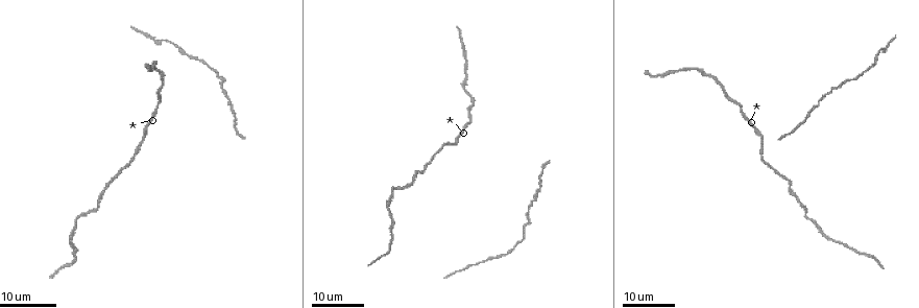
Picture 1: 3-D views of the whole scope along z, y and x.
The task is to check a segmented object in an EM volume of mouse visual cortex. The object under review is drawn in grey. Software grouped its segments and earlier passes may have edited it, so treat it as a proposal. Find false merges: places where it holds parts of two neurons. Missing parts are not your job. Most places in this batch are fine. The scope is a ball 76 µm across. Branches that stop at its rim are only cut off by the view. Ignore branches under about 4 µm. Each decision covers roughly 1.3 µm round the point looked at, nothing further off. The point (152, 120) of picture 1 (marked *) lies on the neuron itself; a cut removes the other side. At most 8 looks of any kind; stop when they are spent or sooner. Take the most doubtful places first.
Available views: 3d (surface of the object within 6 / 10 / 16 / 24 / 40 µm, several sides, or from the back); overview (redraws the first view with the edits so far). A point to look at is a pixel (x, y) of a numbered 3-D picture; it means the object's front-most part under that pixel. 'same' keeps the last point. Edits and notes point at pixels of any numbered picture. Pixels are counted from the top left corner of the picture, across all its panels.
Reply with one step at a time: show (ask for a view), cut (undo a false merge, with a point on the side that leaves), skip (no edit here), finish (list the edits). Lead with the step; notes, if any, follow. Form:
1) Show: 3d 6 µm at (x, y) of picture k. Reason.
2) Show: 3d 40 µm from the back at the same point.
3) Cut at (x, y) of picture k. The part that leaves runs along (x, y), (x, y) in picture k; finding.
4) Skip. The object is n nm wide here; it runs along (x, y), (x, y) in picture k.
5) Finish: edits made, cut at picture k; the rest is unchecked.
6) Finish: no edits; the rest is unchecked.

Show: 3d 24 µm at (876, 54) of picture 1. Sudden change in width.

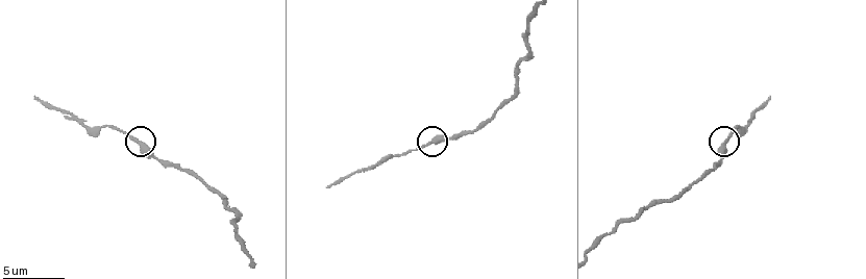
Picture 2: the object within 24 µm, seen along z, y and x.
Show: 3d 6 µm at (725, 140) of picture 2.

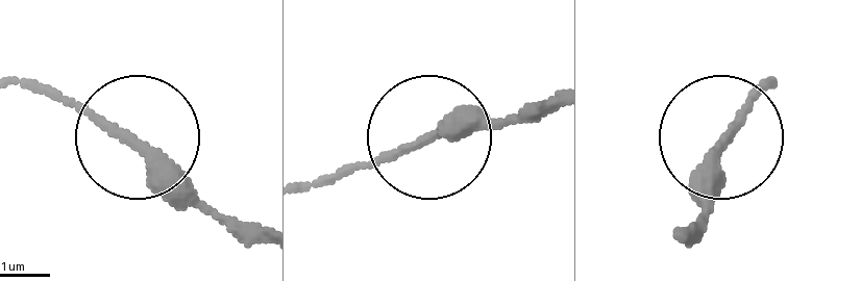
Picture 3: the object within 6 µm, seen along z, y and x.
Skip. It runs along (255, 245), (131, 132), (35, 87) in picture 3; one neuron here.

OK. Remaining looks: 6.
Show: 3d 24 µm at (851, 250) of picture 1. Narrows sharply.

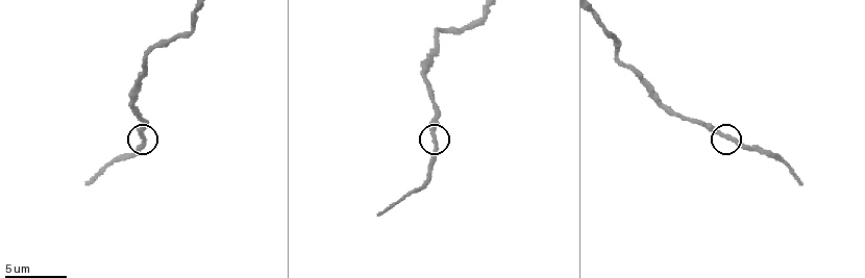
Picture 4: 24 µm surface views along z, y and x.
Show: 3d 10 µm at (435, 140) of picture 4. Zoom in.

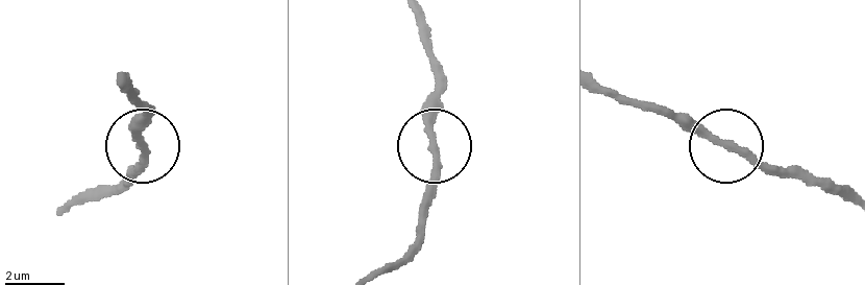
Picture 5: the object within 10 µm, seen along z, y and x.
Skip. It runs along (423, 23), (433, 61), (425, 222) in picture 5; all the same neuron.

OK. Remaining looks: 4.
Show: 3d 6 µm at (154, 45) of picture 4. Sudden change in width.

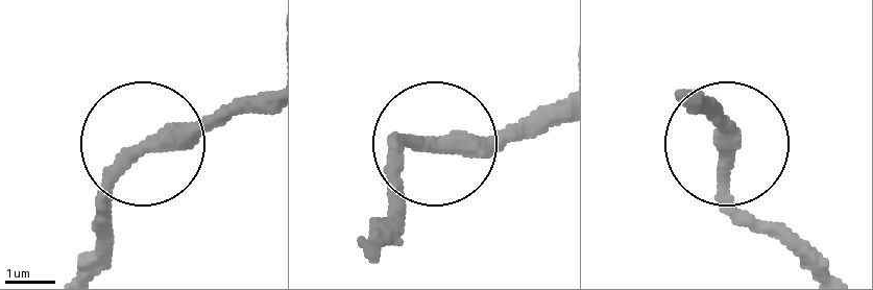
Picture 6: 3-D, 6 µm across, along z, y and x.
Skip. The object is 340 nm wide here; it runs along (269, 93), (156, 130), (112, 189), (87, 260) in picture 6; one neuron here.

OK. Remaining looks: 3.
Show: 3d 10 µm at (80, 120) of picture 2. Thick turns thin.

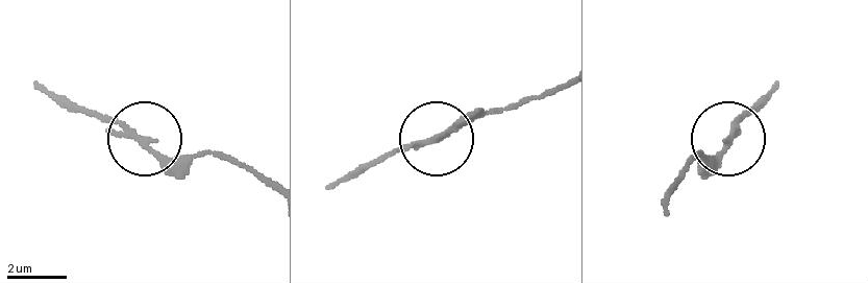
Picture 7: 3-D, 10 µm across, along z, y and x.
Skip. The object is 200 nm wide here; it runs along (563, 86), (371, 160) in picture 7; continuous, no second neuron.

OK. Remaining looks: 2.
Finish: no edits; the rest is unchecked.

